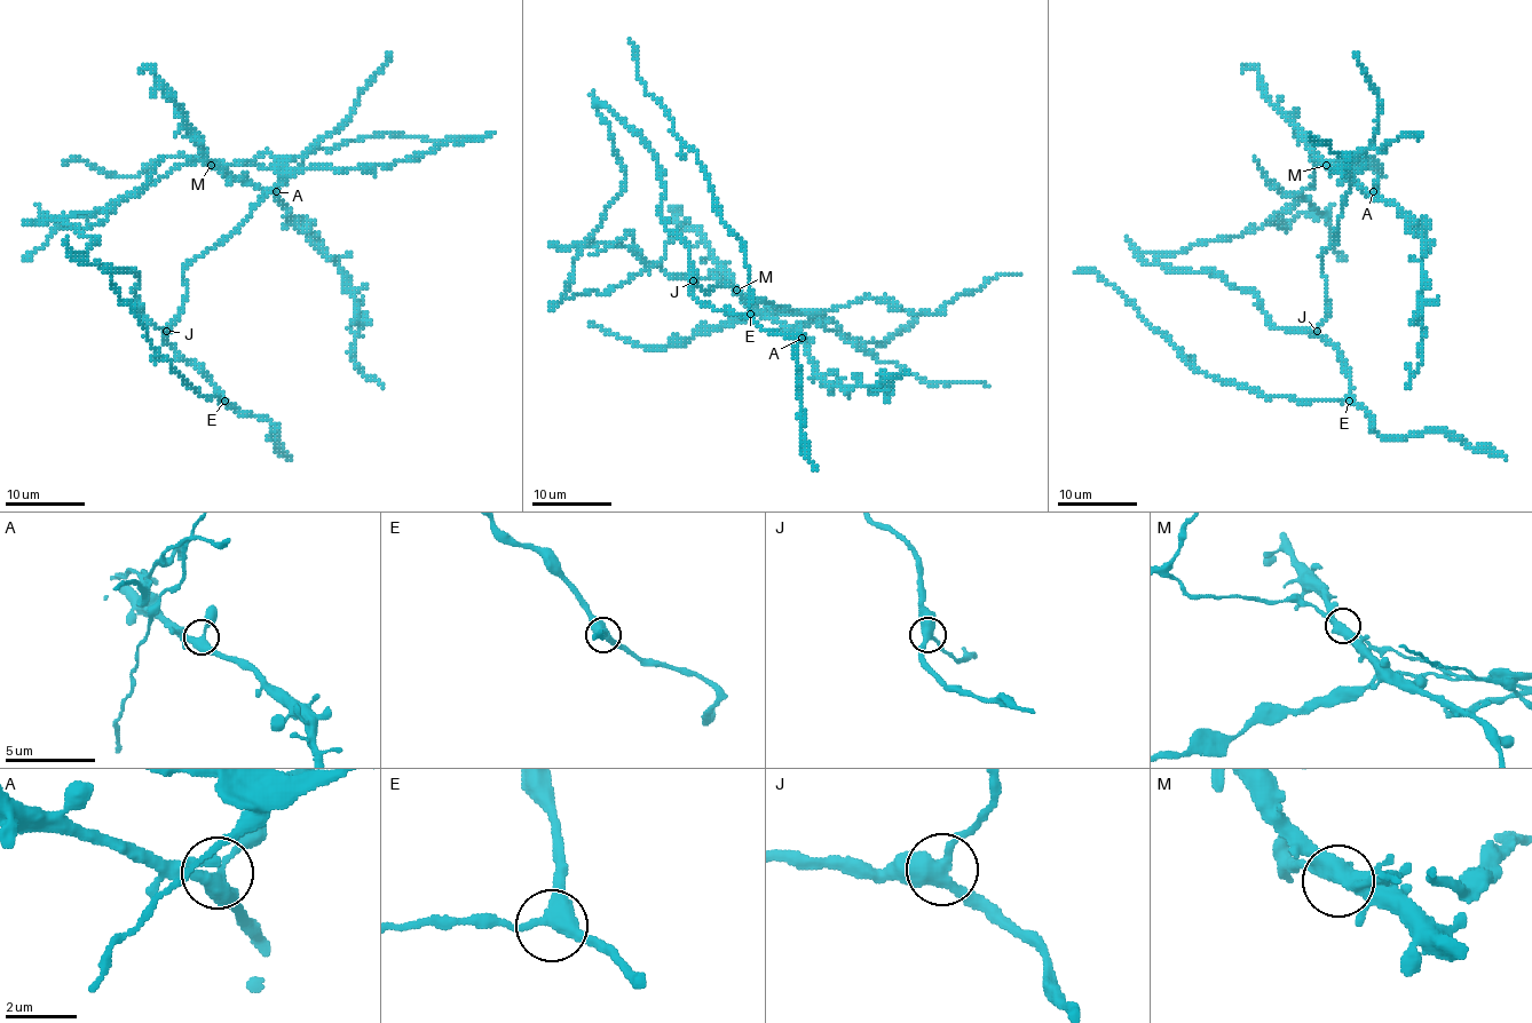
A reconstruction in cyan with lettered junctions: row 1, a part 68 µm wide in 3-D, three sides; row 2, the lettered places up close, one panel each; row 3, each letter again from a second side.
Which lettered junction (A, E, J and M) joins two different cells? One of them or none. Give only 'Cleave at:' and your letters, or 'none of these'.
Cleave at: M

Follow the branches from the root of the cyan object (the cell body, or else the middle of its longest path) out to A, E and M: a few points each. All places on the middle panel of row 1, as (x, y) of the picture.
A: (715, 285), (731, 285), (747, 299), (764, 299), (806, 314), (788, 314), (760, 301), (750, 303), (802, 338)
E: (715, 285), (710, 287), (712, 291), (704, 291), (694, 283), (691, 291), (715, 309), (750, 314)
M: (715, 285), (731, 285), (747, 299), (764, 299), (808, 315), (748, 301), (736, 290)

